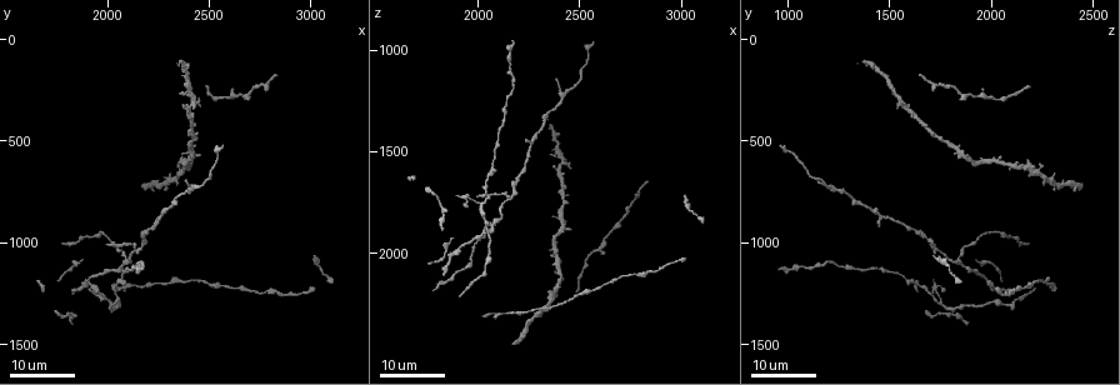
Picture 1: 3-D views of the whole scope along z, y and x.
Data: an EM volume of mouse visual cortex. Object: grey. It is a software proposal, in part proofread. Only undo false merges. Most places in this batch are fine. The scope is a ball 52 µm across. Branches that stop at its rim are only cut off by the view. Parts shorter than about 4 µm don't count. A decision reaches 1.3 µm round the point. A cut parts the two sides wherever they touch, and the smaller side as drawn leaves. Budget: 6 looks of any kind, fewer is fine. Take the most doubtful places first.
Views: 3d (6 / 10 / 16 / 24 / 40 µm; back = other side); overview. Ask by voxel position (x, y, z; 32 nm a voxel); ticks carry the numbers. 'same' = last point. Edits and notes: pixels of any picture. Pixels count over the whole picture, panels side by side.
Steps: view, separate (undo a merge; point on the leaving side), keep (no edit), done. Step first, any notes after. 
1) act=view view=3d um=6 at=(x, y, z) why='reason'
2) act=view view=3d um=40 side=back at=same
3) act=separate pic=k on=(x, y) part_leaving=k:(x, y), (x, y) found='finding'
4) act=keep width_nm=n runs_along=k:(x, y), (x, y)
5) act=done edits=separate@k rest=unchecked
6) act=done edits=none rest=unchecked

act=view view=3d um=16 at=(1940, 1230, 1720) why='three arms meet'

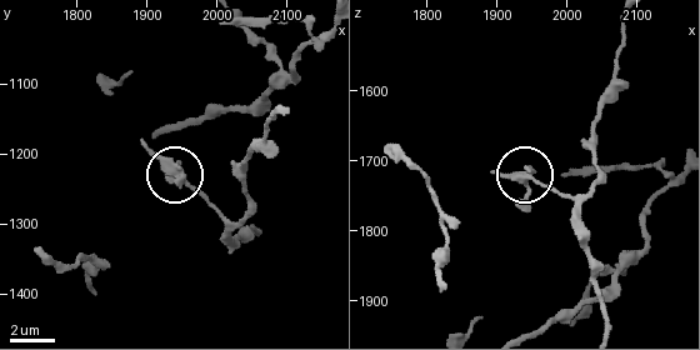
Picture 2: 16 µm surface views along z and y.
act=view view=3d um=10 at=(1950, 1230, 1725)

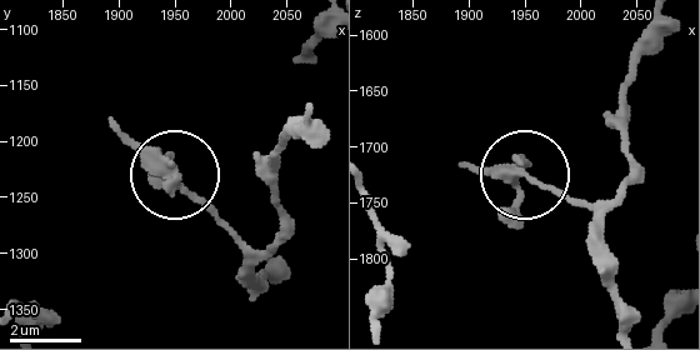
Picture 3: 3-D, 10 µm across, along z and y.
act=keep runs_along=3:(628, 328), (591, 211), (546, 188), (460, 166) found='all the same neuron'

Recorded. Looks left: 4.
act=view view=3d um=16 at=(2150, 1040, 1720) why='three arms meet'

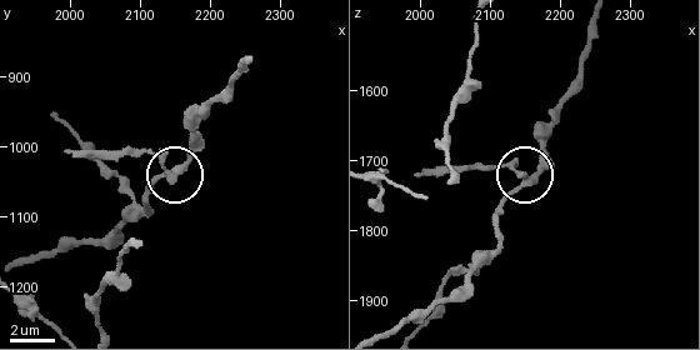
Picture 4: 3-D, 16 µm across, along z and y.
act=view view=3d um=6 at=(2140, 1045, 1720) why='closer look'

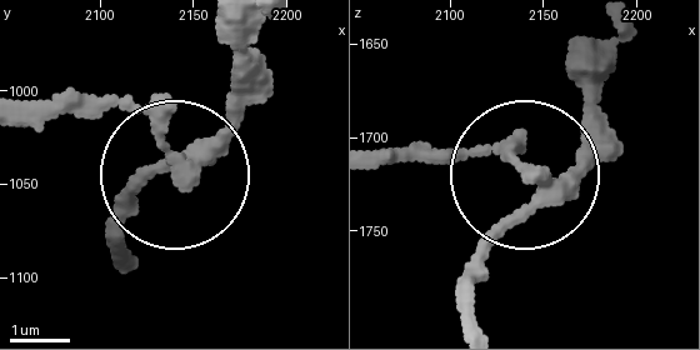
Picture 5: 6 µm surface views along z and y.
act=separate pic=5 on=(123, 109) arms=3 part_leaving=5:(181, 160), (141, 110), (21, 105) found='a second neuron is stuck on'

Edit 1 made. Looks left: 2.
act=view view=3d um=16 at=(2080, 1080, 1840) why='arms part here'

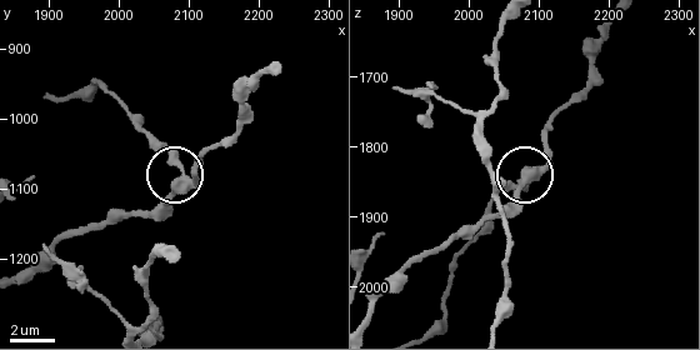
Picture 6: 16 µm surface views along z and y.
act=view view=3d um=6 at=same why='zoom in'

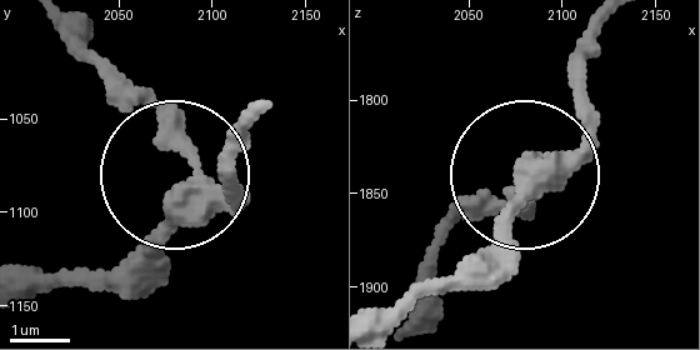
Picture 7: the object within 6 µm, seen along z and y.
act=keep found='one neuron here'

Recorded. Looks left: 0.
act=done edits=separate@5 rest=unchecked

